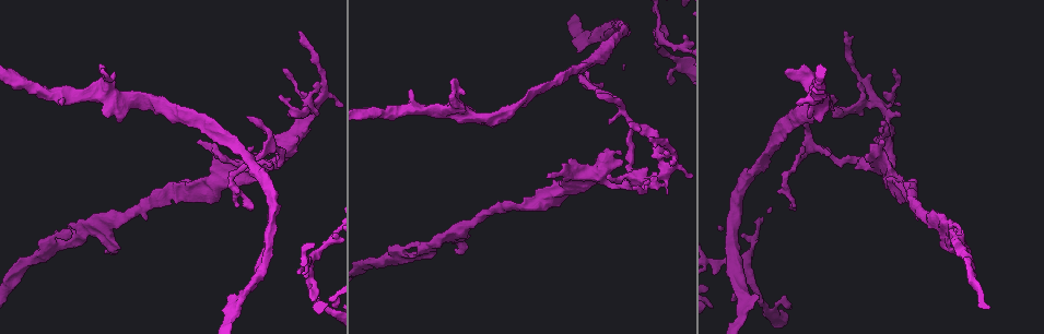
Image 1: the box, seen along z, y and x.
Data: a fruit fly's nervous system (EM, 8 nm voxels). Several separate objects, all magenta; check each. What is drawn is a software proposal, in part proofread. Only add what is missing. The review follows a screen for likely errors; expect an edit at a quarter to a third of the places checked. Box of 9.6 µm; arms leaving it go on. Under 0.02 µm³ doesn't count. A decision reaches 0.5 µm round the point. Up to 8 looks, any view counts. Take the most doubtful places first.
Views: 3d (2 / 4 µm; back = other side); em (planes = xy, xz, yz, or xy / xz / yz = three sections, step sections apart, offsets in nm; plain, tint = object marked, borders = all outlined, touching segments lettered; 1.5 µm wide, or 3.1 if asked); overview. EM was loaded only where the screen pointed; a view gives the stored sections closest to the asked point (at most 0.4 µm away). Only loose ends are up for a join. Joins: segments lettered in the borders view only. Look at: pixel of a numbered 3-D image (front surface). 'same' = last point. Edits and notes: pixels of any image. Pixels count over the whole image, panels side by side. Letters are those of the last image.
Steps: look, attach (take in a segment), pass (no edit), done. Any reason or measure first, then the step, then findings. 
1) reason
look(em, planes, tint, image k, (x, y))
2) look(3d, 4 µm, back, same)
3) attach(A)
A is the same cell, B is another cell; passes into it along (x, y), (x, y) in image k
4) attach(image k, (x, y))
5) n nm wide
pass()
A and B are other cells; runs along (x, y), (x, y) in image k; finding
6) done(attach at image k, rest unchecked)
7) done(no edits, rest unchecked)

thin end
look(em, xz, step 8, tint, image 1, (607, 175))

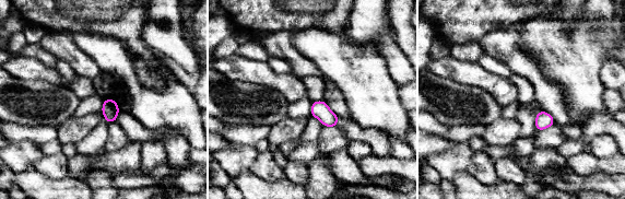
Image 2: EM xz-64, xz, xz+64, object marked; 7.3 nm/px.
look(em, xz, step 8, borders, same)

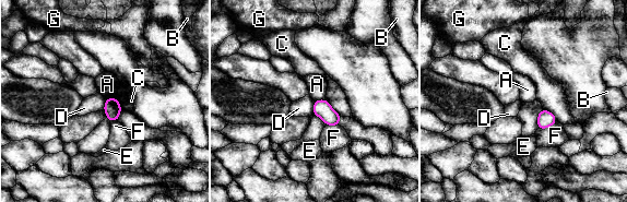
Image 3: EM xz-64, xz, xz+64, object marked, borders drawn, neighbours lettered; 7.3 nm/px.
pass()
A, B, C, D, E, F and G are other cells; no lettered segment goes on from it

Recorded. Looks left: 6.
an open end
look(3d, 2 µm, image 1, (60, 102))

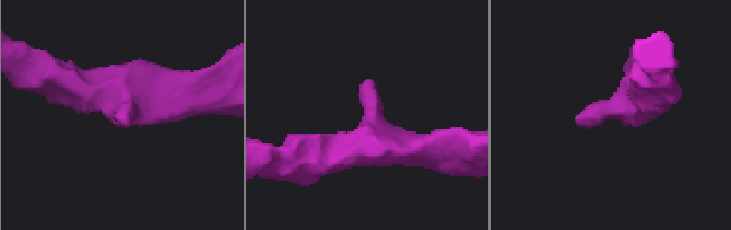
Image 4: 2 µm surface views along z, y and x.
now the EM
look(em, planes, borders, image 4, (119, 121))

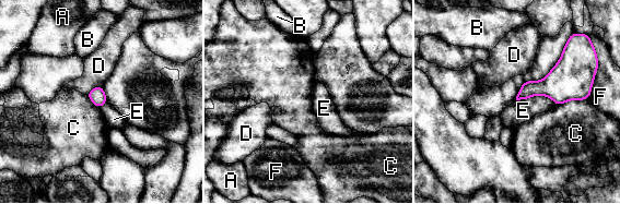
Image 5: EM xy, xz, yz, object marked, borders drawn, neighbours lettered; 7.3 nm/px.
pass()
A, B, C, D, E and F are other cells; border along (588, 97), (566, 100), (557, 106) in image 5; none of them fits

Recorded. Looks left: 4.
branch stops here
look(em, xz, step 4, tint, image 1, (465, 91))

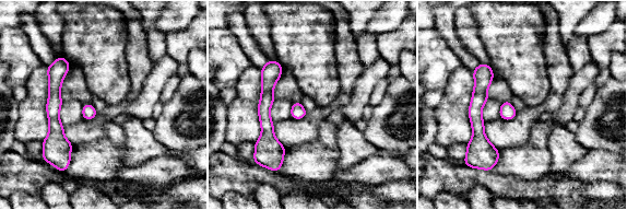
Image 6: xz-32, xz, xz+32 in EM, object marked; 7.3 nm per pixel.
another direction
look(em, planes, borders, same)

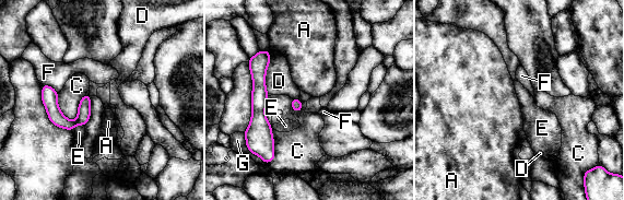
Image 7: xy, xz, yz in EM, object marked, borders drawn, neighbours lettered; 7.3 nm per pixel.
pass()
A, C, D, E, F and G are other cells; border along (269, 50), (268, 95) in image 7; none of them fits

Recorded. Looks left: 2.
branch stops here
look(3d, 4 µm, image 1, (753, 305))

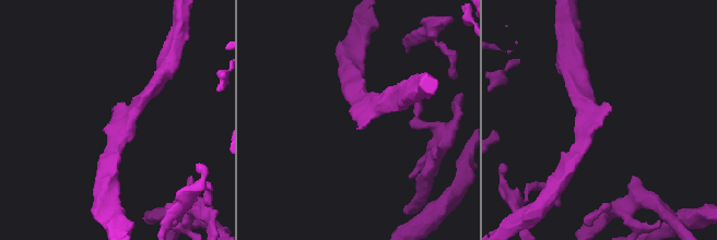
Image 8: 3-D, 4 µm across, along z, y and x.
need the tissue
look(em, planes, borders, image 8, (602, 122))

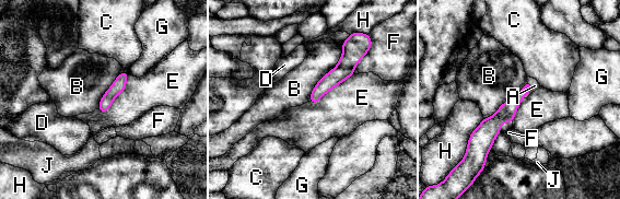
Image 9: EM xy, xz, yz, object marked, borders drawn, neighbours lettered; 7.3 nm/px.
attach(A)
A is the same cell, B, C, D, E, F, G, H and J are other cells; passes into it along (506, 112), (530, 90), (535, 85) in image 9; it goes on there

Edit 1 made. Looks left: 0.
done(attach at image 9, rest unchecked)

